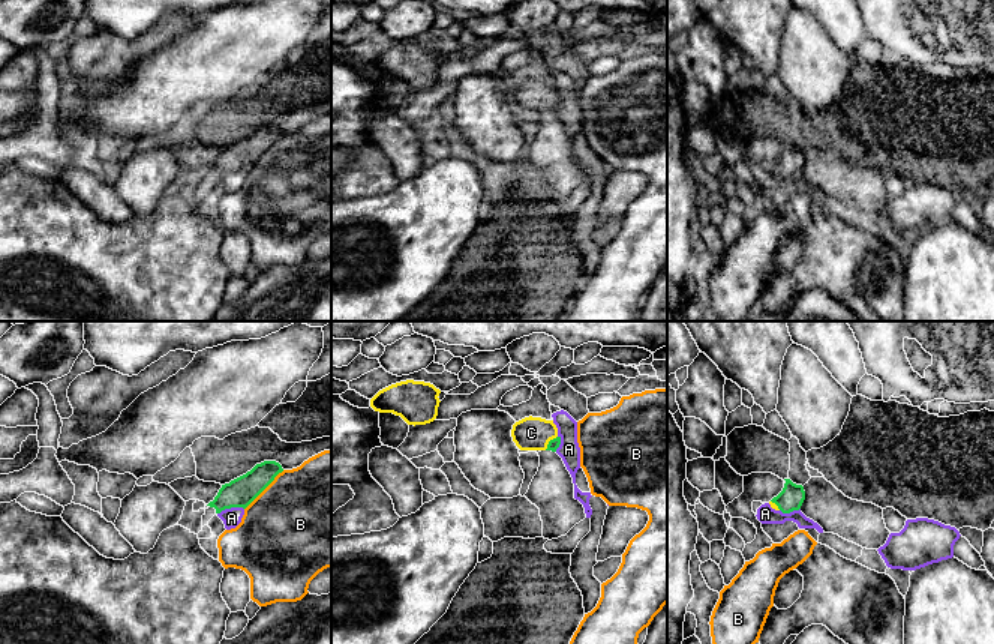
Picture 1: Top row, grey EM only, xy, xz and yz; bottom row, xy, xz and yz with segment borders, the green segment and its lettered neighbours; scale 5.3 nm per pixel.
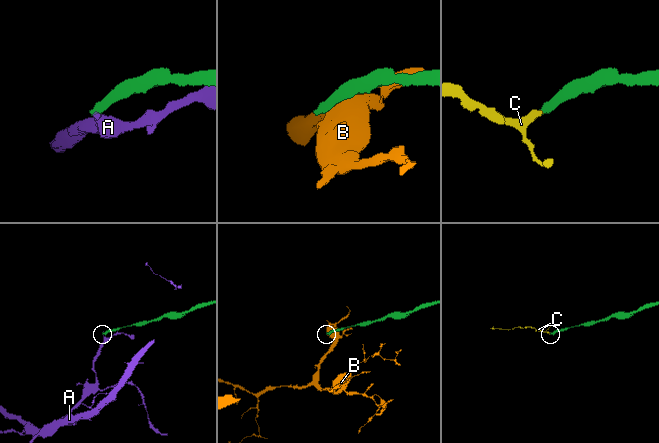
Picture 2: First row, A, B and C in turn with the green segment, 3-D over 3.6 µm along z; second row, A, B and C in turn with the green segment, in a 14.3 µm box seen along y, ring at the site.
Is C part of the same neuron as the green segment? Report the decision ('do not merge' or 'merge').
merge

